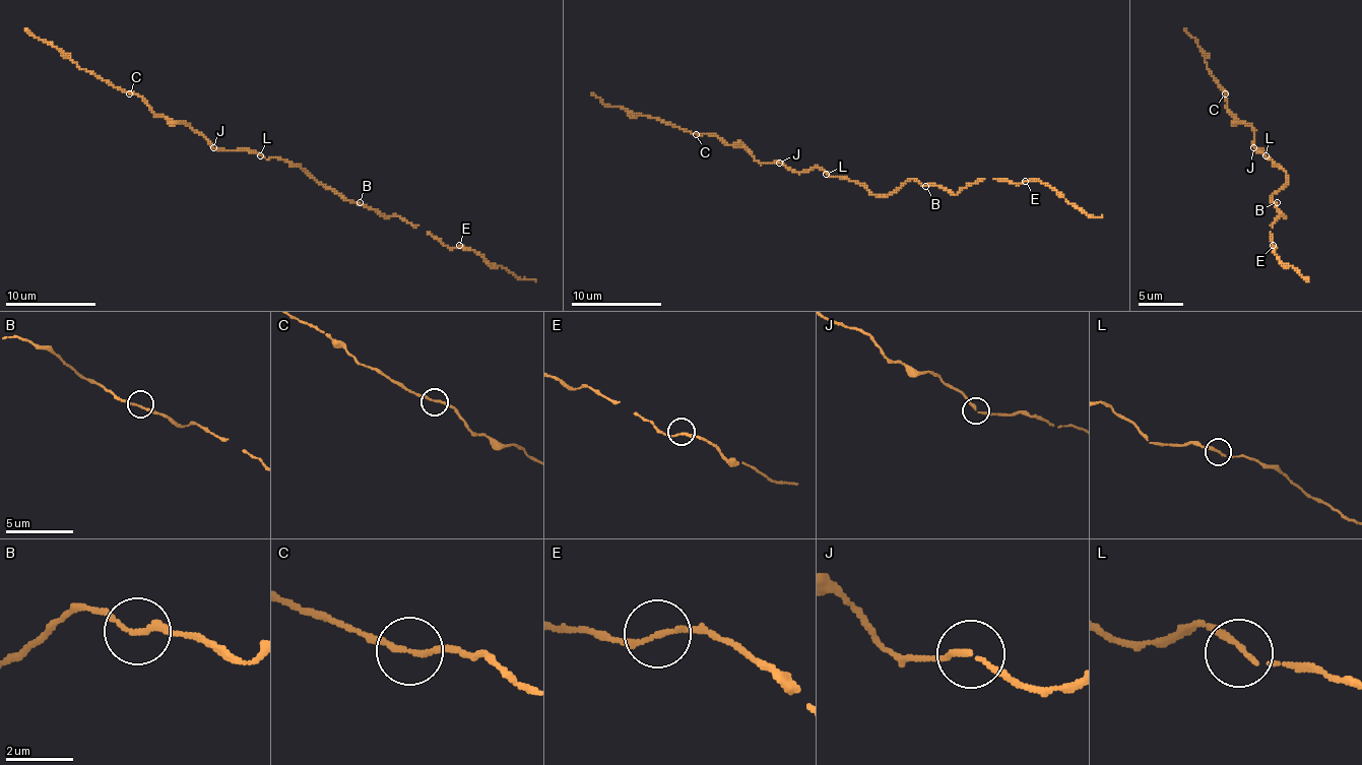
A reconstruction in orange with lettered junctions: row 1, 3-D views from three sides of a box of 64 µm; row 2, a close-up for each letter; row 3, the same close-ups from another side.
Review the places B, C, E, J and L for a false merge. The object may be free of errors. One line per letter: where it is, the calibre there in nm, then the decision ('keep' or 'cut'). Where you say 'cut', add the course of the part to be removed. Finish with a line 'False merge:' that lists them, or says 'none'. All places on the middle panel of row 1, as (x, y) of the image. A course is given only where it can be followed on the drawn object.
B: at (925, 186); 160 nm thick; keep
C: at (696, 134); 160 nm thick; keep
E: at (1025, 181); 150 nm thick; keep
J: at (779, 163); 160 nm thick; keep
L: at (826, 174); 160 nm thick; keep
False merge: none

